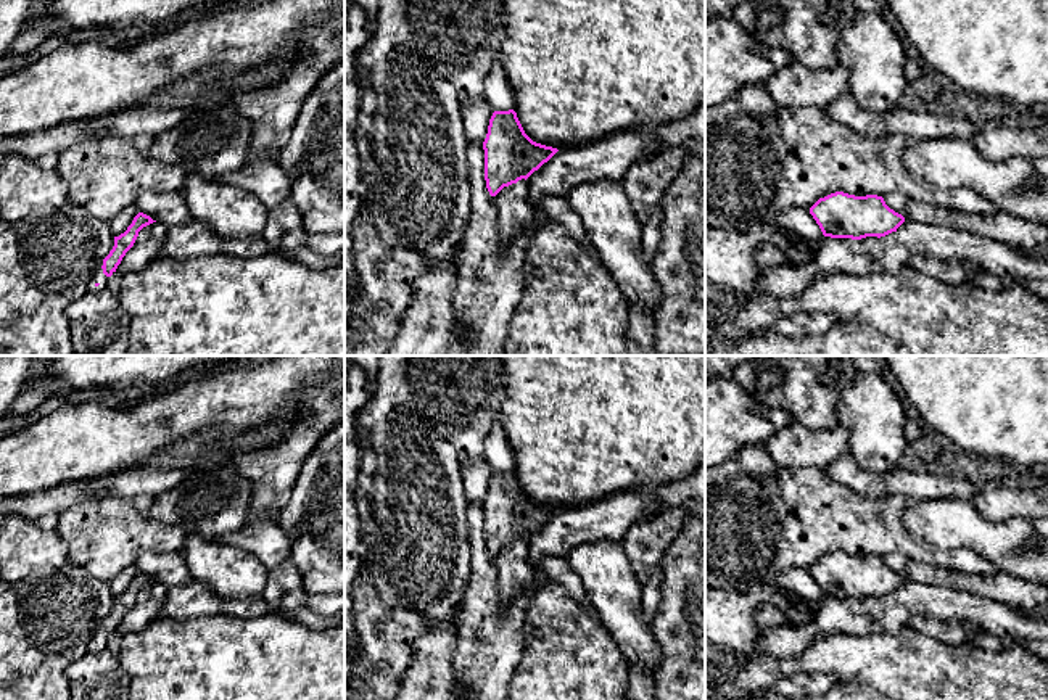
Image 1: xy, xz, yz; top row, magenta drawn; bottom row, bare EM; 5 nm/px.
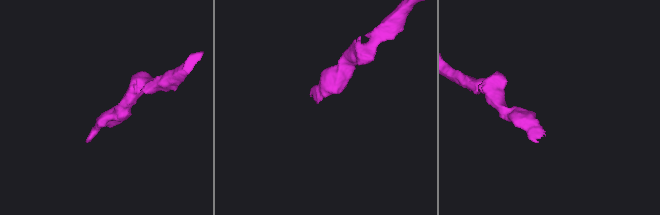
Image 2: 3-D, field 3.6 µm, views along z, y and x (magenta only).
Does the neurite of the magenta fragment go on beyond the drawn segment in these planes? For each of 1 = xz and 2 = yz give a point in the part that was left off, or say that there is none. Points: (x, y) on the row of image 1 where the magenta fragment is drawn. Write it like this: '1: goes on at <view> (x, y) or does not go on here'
1: does not go on here
2: does not go on here

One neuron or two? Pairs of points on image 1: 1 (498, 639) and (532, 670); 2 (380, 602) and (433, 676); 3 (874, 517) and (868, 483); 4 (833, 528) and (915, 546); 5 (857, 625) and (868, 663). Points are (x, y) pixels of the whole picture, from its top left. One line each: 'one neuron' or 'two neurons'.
1: two neurons
2: two neurons
3: two neurons
4: one neuron
5: two neurons

